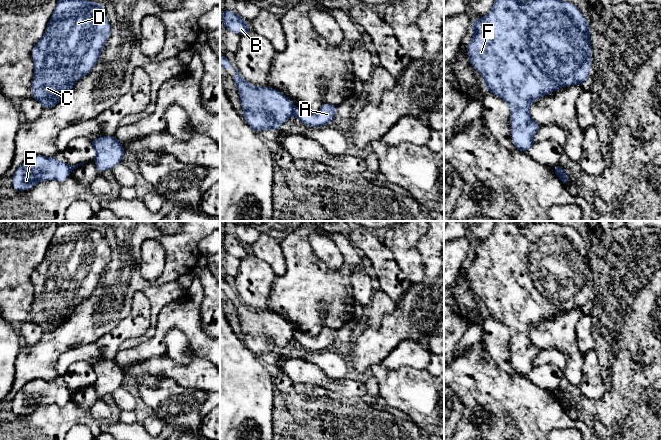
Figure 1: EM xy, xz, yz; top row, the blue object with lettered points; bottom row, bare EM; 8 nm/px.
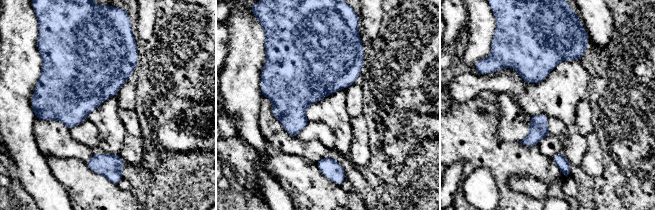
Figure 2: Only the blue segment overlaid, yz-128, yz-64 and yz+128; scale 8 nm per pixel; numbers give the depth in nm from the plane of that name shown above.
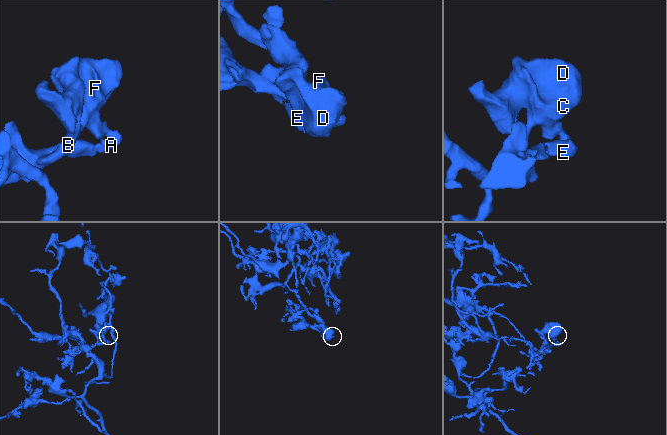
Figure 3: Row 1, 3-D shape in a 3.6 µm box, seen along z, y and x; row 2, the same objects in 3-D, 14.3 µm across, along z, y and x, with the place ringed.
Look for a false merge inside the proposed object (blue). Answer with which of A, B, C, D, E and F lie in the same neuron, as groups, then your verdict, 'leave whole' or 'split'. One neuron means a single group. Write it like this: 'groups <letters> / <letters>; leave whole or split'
groups A B C D F / E; split

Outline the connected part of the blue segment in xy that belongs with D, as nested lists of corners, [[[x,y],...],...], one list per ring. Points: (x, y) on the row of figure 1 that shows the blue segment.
[[[58,0],[42,38],[31,51],[34,61],[32,98],[44,109],[62,101],[74,84],[96,65],[110,35],[111,25],[102,4],[86,0]]]

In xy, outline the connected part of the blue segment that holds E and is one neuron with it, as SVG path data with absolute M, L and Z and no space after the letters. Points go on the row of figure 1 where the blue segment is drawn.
M35 155L26 159L12 175L12 187L17 191L32 189L37 183L49 180L64 182L71 174L65 162L54 157Z

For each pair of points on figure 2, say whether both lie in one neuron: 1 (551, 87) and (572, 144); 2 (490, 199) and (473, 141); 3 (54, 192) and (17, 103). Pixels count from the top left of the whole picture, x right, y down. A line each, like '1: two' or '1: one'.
1: one
2: two
3: one

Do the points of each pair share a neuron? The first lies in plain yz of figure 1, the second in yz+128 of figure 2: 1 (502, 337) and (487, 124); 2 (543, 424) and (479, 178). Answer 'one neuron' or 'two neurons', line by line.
1: two neurons
2: two neurons

